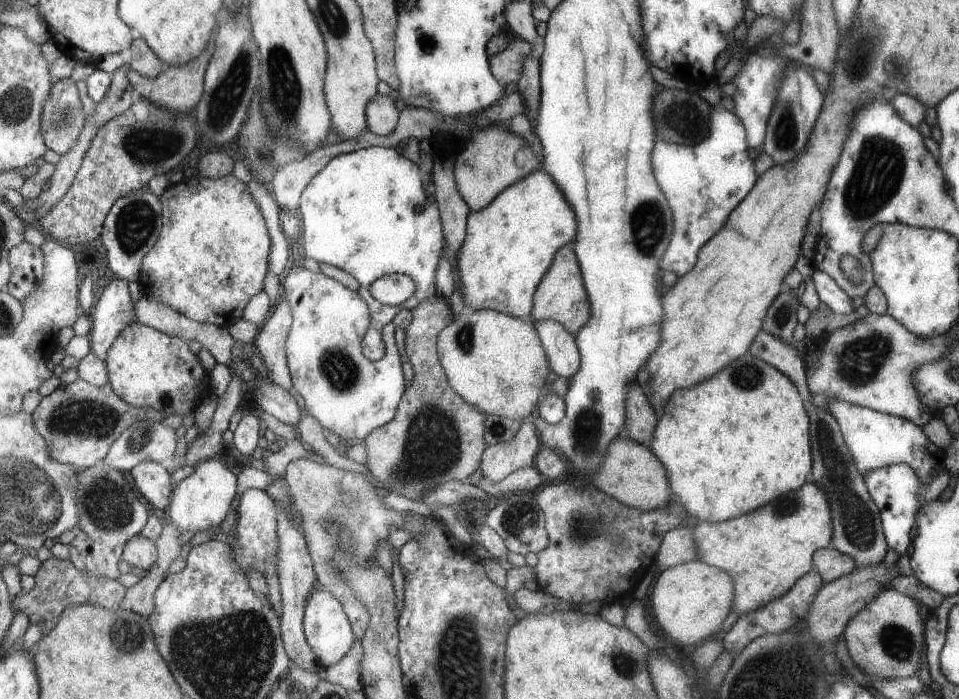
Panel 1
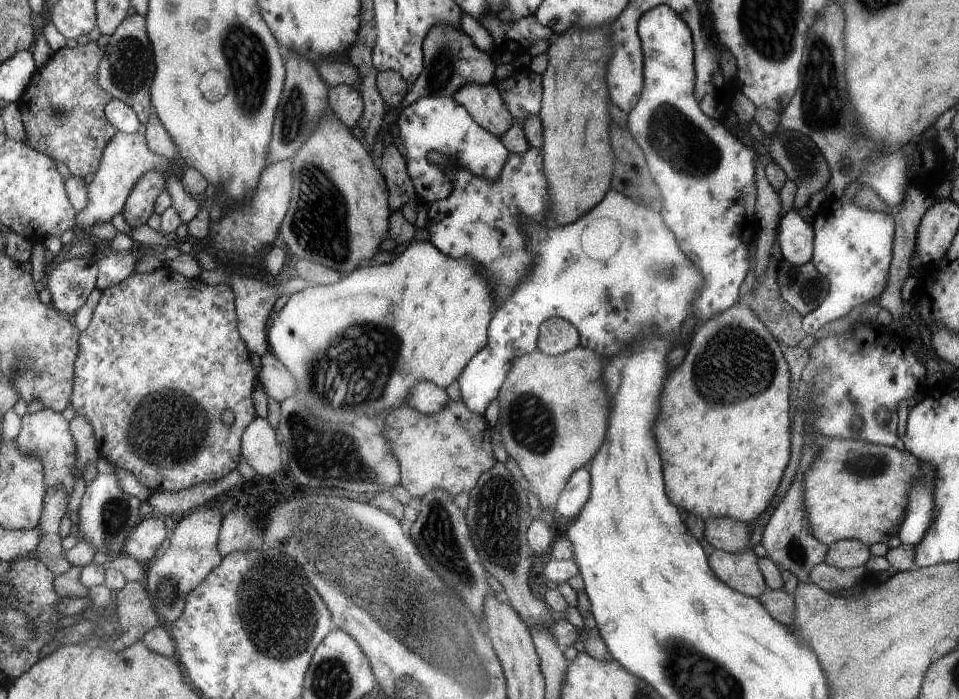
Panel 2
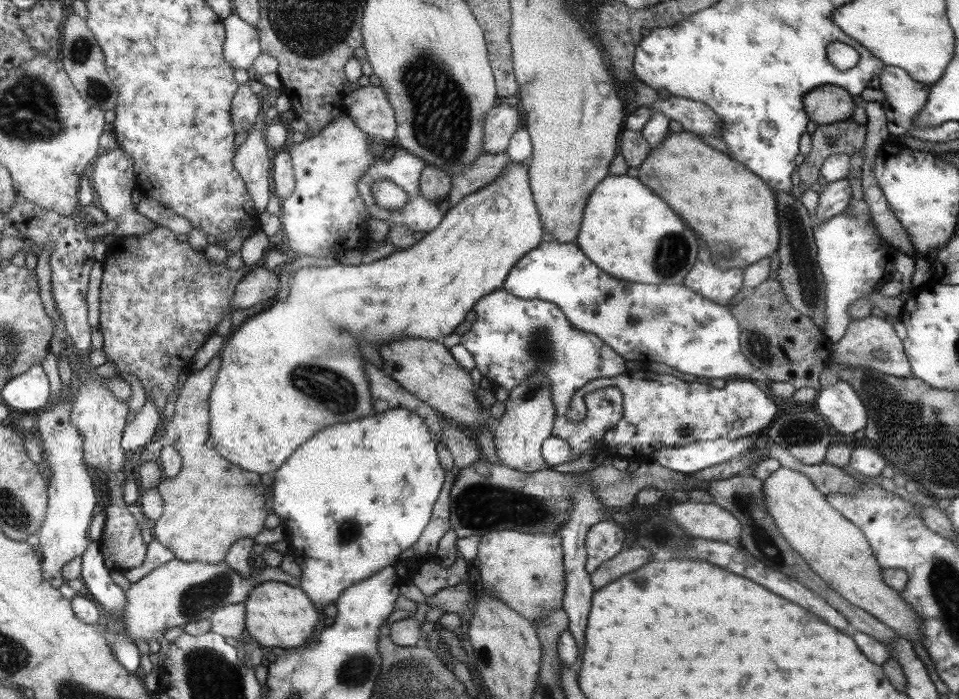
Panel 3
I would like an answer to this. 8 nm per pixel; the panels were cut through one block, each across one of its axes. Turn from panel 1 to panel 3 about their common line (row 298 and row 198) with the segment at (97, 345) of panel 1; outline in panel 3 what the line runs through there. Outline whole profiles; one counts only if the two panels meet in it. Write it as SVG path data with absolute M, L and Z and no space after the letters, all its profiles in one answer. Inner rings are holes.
M120 146L106 150L95 161L93 174L94 188L98 193L100 204L103 210L117 223L115 237L142 235L153 228L153 222L141 216L133 207L130 201L132 192L135 190L133 165L134 160Z

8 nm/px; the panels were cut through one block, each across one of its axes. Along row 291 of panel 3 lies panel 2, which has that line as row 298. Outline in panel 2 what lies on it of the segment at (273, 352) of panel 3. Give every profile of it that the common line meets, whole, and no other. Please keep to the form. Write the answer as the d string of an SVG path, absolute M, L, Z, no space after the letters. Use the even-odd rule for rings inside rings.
M411 241L409 245L399 253L391 262L378 266L357 267L350 273L343 274L342 277L332 285L309 285L301 291L288 296L287 301L275 313L275 317L267 328L267 346L273 356L283 363L289 370L289 374L295 380L295 394L293 398L298 404L303 404L309 408L309 412L319 414L325 420L331 422L351 422L355 414L375 414L381 412L389 406L397 408L403 405L403 400L407 398L409 390L413 388L415 382L429 382L437 388L445 390L452 382L457 381L459 374L466 368L467 362L471 360L487 344L487 322L493 313L493 286L489 280L481 274L477 264L469 260L467 256L453 260L449 258L438 247L434 247L430 241Z

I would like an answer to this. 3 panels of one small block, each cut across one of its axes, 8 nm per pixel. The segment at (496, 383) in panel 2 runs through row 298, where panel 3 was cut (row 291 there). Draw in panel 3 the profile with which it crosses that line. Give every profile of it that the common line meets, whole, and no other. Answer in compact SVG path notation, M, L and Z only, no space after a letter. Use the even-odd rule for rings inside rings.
M543 240L533 250L523 255L506 276L502 289L523 300L544 300L561 309L571 327L597 336L599 340L612 348L625 361L661 362L673 366L677 372L705 376L705 378L745 378L763 384L769 392L770 382L761 372L751 367L741 352L741 329L738 321L730 313L729 306L720 305L699 293L693 292L686 285L673 281L661 284L639 284L619 280L610 273L603 272L590 259L579 252L576 242L558 243Z

